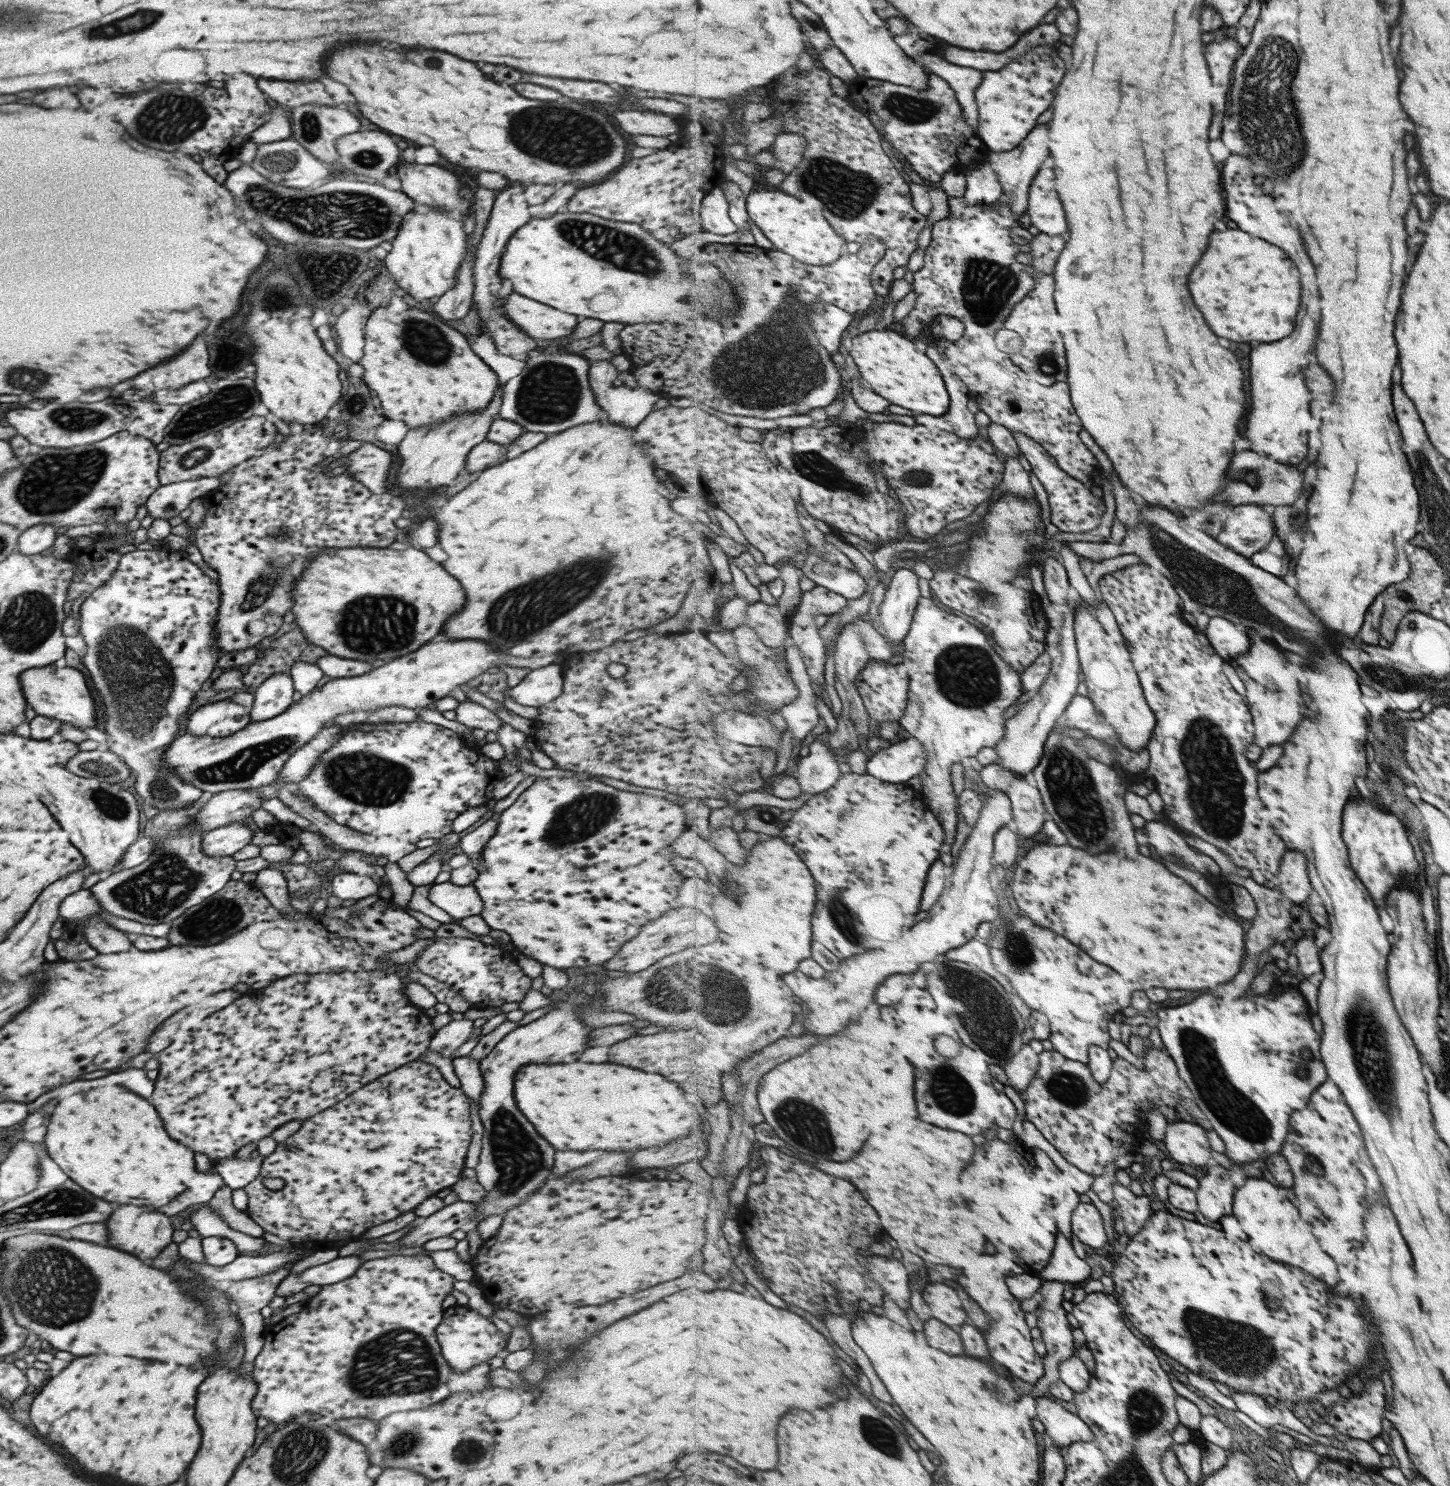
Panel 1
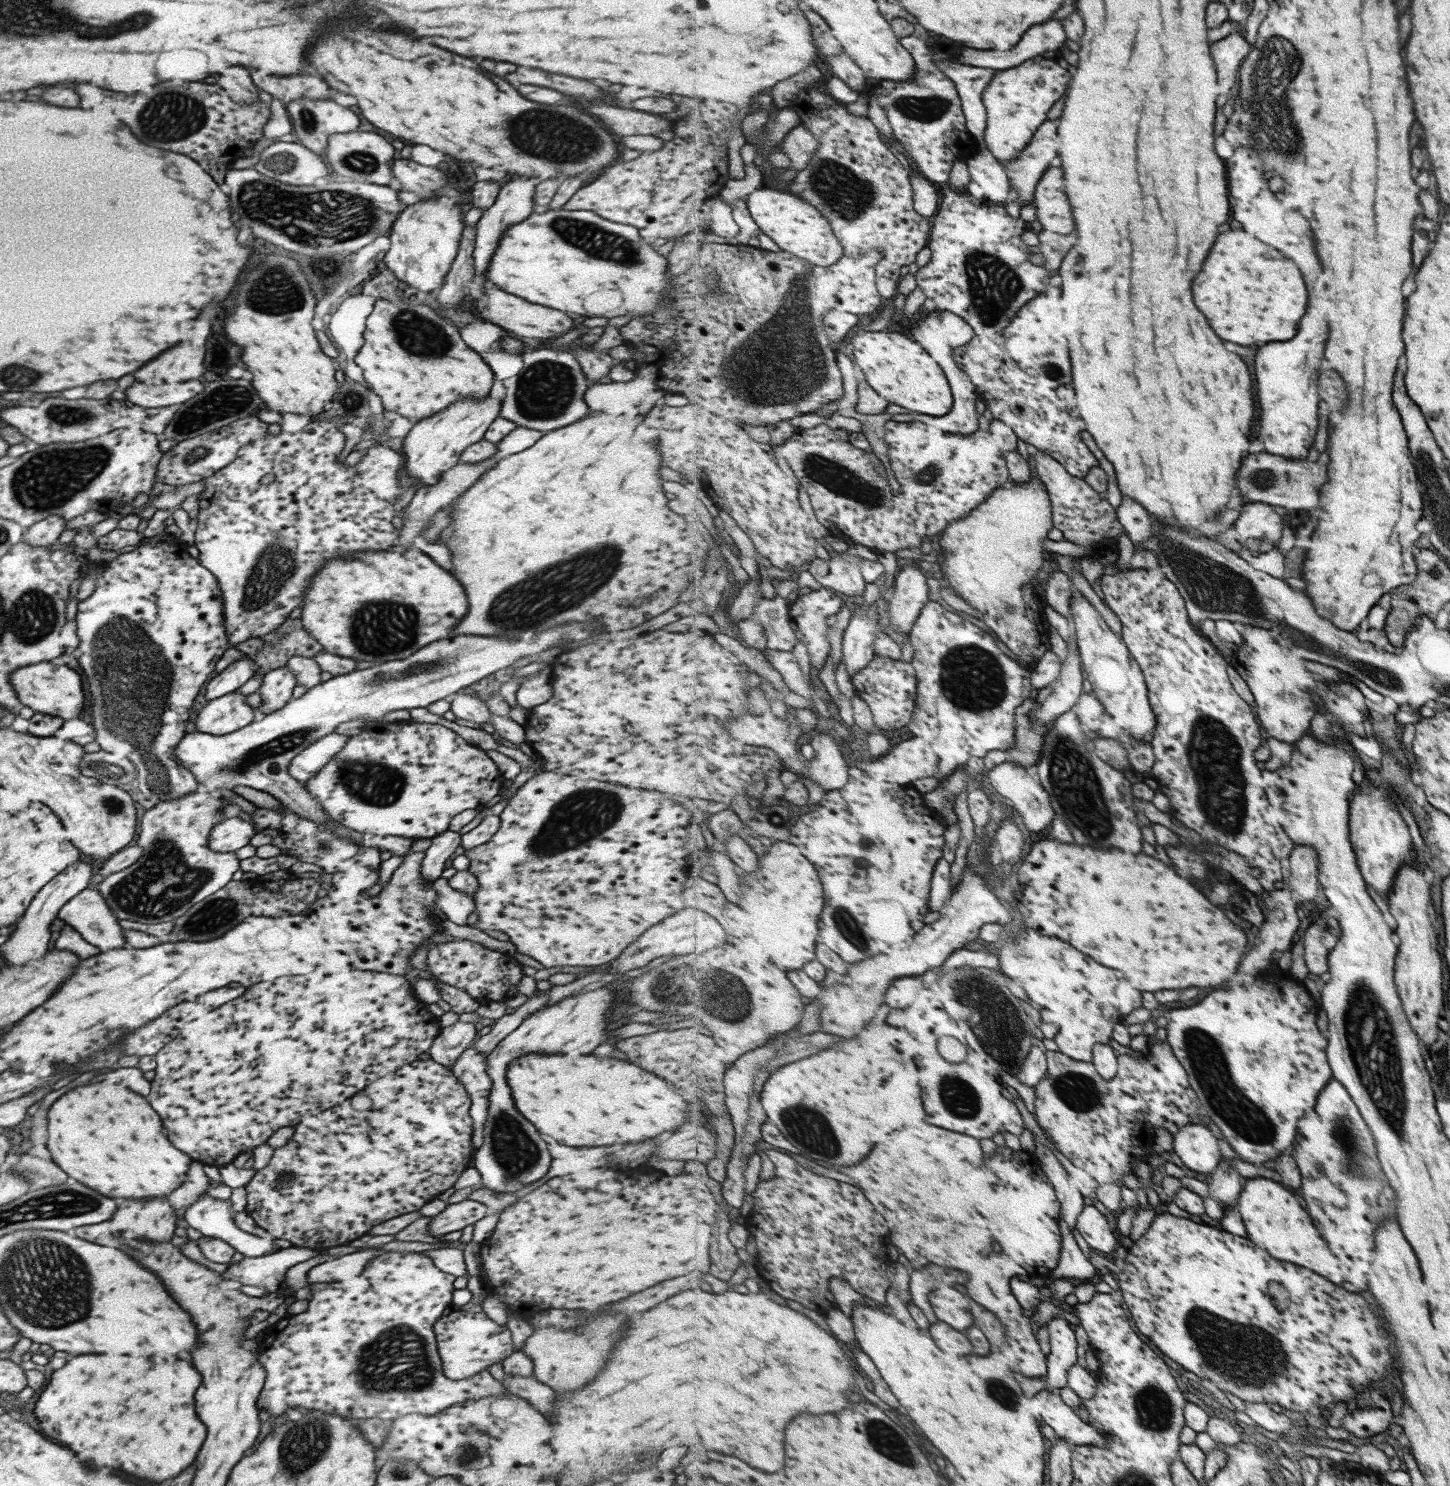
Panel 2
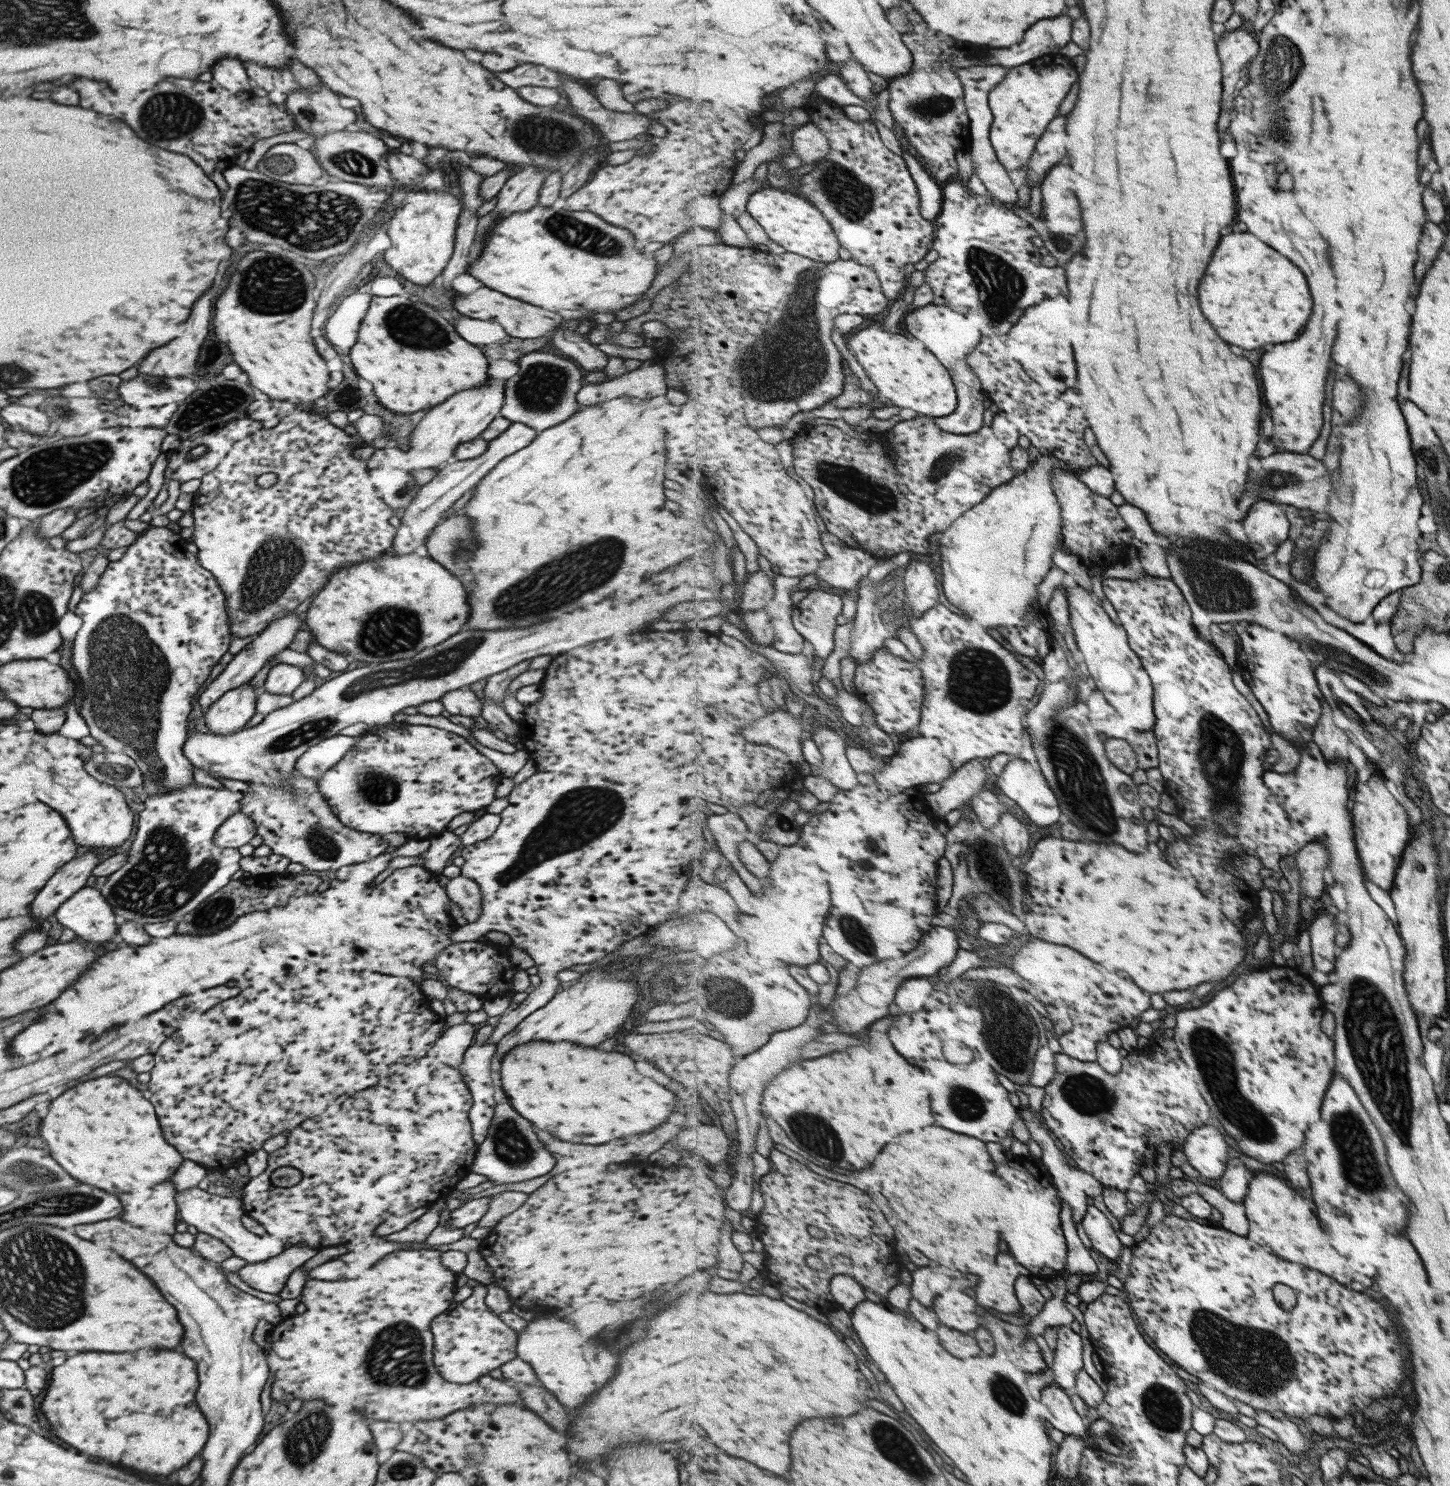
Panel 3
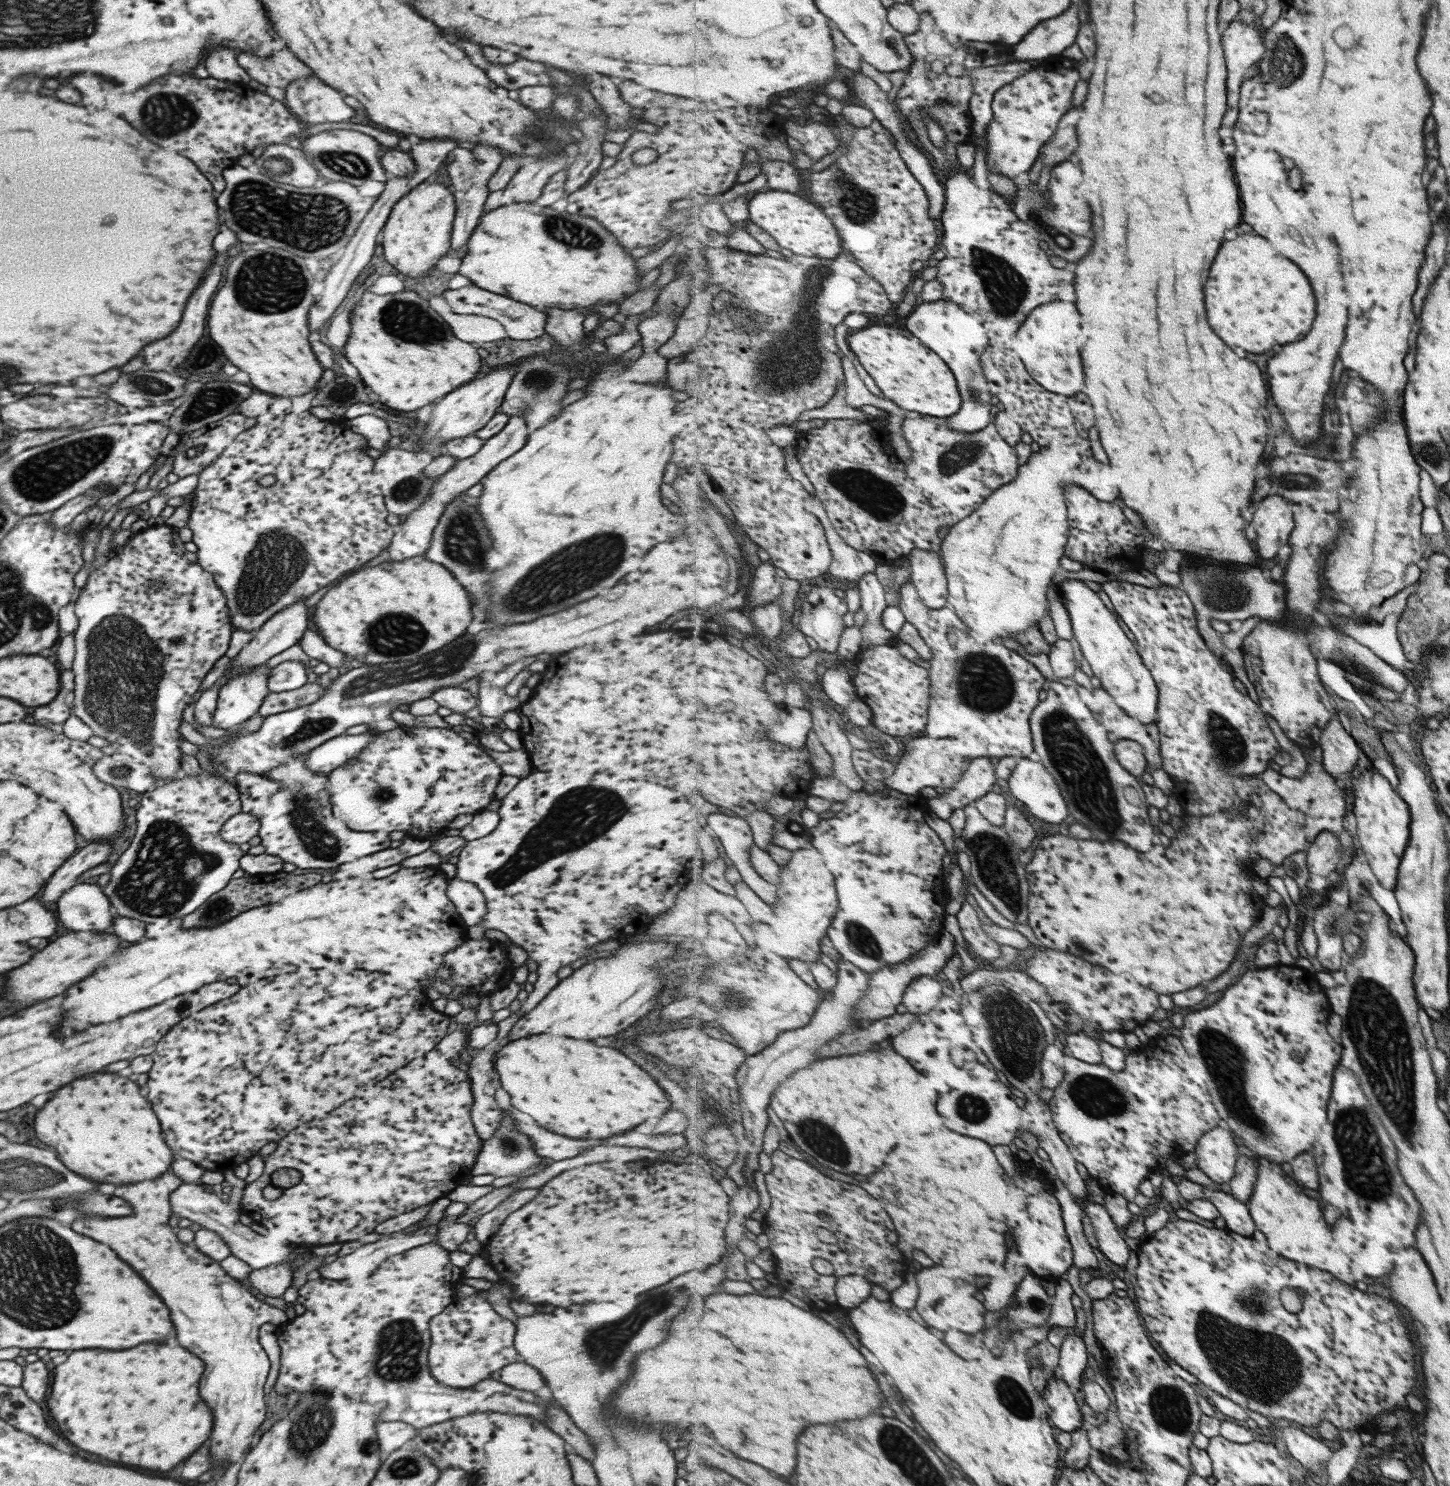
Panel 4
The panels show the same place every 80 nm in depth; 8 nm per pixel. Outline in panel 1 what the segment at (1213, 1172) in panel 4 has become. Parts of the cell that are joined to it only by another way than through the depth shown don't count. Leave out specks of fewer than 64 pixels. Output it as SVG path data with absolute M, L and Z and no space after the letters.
M1167 1122L1163 1143L1171 1158L1179 1164L1205 1171L1213 1163L1208 1132L1197 1123Z

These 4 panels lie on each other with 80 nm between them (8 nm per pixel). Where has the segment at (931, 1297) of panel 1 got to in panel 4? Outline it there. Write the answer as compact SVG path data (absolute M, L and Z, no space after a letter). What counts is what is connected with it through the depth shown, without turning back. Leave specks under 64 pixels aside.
M949 1296L947 1300L939 1301L933 1307L935 1312L946 1320L949 1326L944 1332L943 1342L949 1330L959 1330L965 1334L975 1334L981 1332L985 1328L985 1314L987 1308L983 1306L983 1302L969 1298L969 1296Z

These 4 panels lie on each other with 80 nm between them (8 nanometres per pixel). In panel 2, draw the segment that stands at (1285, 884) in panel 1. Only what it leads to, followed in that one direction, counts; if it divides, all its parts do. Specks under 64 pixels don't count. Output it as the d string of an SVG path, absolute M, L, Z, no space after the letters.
M1298 845L1289 857L1290 877L1288 883L1294 899L1313 900L1317 898L1321 884L1317 881L1319 876L1320 858L1319 852L1312 846Z

